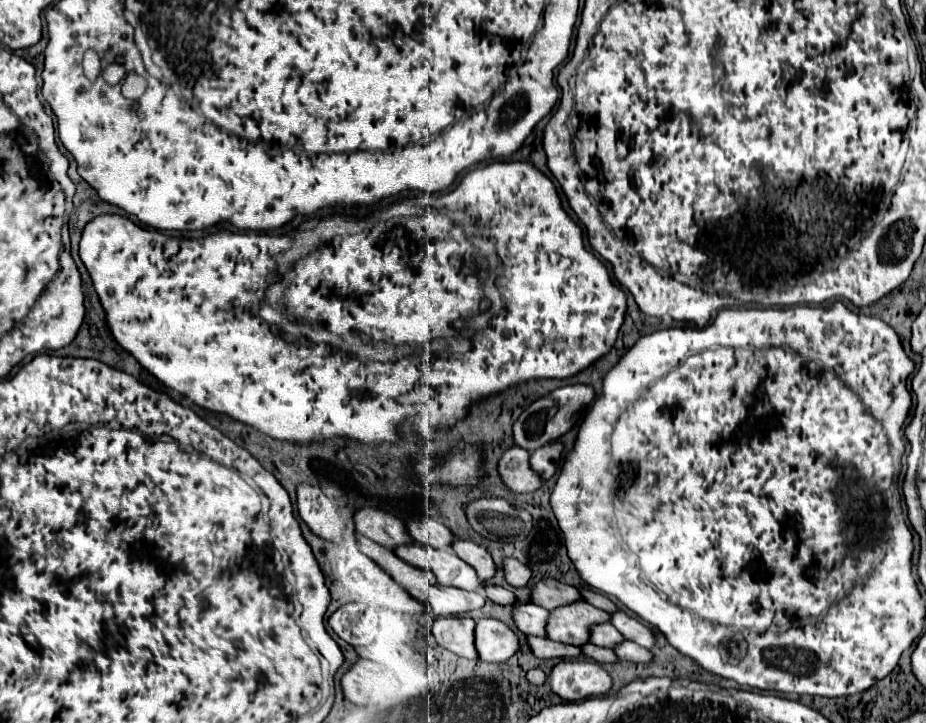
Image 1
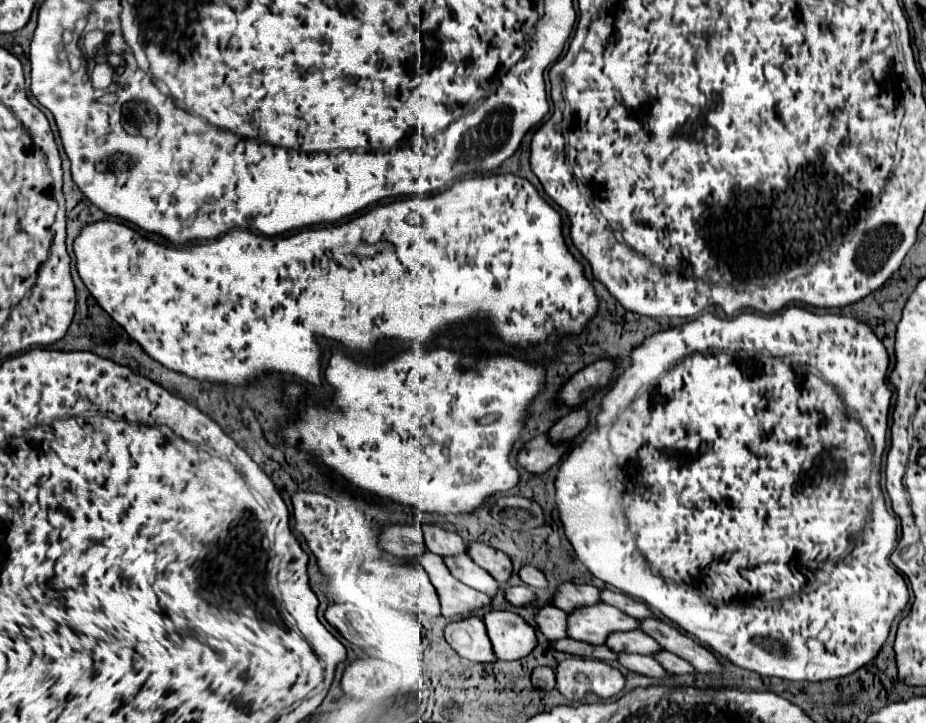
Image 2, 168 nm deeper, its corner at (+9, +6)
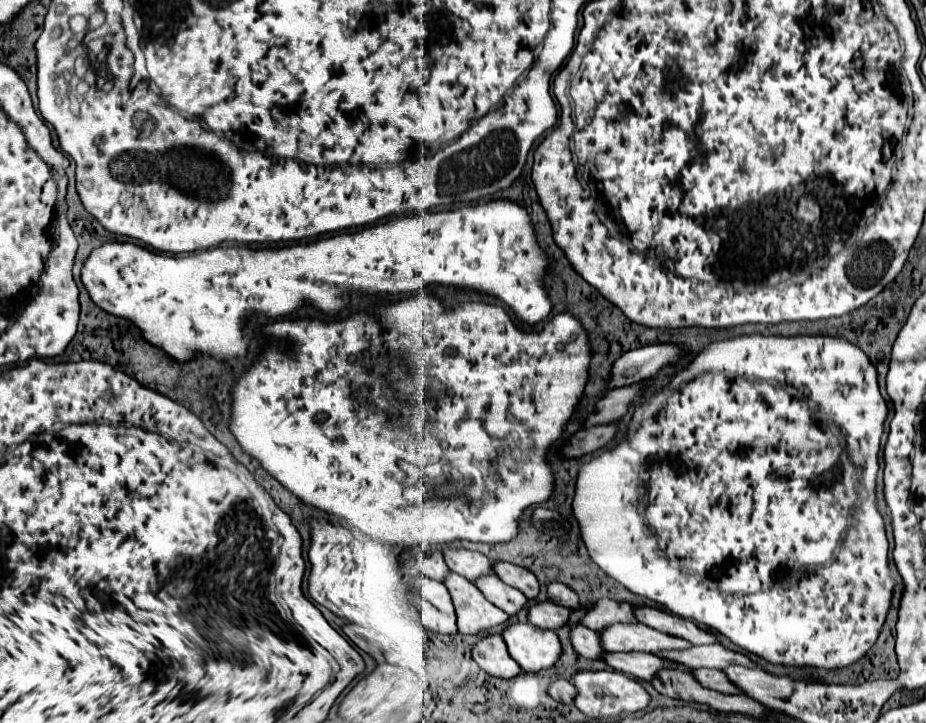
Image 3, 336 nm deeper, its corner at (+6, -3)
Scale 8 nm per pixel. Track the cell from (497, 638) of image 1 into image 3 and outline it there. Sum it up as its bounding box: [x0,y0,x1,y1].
[502,623,562,671]

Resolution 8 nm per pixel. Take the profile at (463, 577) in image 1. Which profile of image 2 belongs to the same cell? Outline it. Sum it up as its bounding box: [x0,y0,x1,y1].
[443,554,501,596]

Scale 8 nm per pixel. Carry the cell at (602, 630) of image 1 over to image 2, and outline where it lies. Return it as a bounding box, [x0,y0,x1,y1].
[605,632,663,654]

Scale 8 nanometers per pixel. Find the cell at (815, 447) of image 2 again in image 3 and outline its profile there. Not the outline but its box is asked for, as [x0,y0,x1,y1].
[572,333,896,669]

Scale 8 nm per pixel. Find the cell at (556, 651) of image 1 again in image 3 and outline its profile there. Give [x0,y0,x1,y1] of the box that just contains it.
[602,651,678,681]

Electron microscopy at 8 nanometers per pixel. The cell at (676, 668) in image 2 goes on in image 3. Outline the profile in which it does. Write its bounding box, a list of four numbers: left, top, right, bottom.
[690,669,738,693]

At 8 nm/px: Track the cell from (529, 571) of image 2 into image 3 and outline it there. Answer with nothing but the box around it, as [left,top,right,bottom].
[546,581,578,609]

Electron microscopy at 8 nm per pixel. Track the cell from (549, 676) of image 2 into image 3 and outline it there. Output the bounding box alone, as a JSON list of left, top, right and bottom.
[548,679,574,703]

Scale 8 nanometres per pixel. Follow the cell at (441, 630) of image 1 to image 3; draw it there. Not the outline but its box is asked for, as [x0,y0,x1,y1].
[472,633,522,677]

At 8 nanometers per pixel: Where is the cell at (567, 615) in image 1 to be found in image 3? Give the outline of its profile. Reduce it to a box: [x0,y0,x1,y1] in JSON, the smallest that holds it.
[598,623,690,651]

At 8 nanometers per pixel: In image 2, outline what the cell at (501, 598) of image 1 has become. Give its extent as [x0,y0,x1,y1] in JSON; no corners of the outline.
[505,586,535,606]

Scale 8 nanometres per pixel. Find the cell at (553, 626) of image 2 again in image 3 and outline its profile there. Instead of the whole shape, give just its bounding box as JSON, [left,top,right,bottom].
[570,625,604,659]

